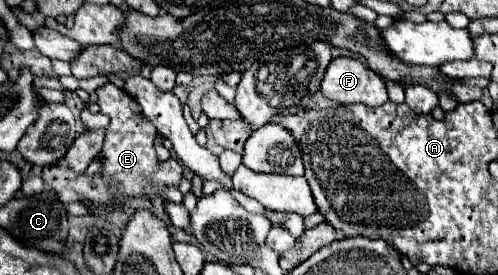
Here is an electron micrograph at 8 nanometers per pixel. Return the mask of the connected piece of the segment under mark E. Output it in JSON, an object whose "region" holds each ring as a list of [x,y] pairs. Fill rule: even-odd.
{"region":[[[106,83],[96,91],[100,113],[110,117],[110,125],[104,129],[104,143],[100,151],[100,175],[110,183],[112,205],[132,197],[152,197],[166,187],[178,187],[182,179],[182,167],[178,161],[160,161],[152,141],[156,127],[142,115],[138,103],[120,87]]]}

